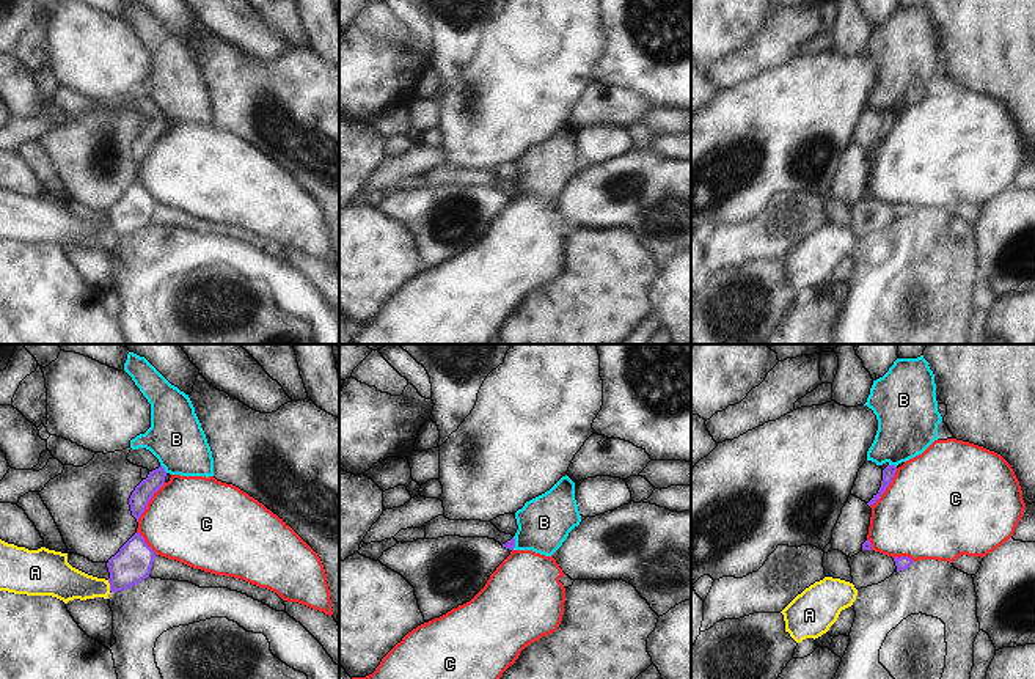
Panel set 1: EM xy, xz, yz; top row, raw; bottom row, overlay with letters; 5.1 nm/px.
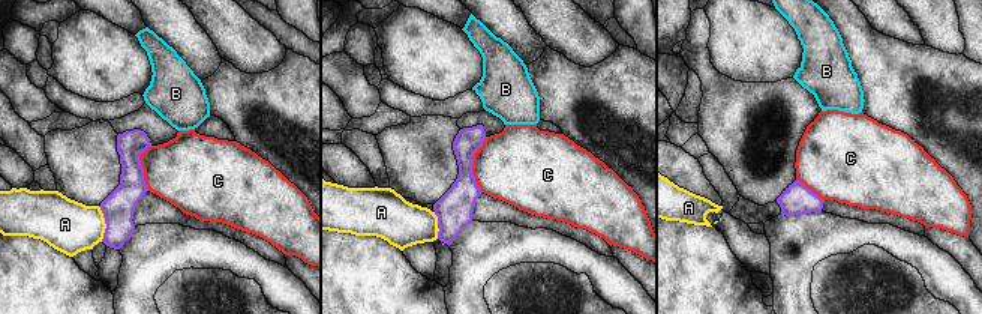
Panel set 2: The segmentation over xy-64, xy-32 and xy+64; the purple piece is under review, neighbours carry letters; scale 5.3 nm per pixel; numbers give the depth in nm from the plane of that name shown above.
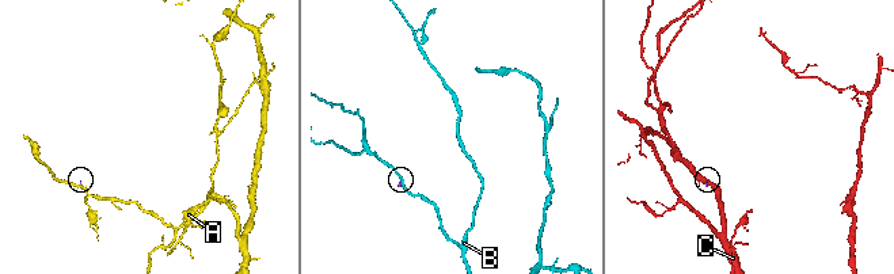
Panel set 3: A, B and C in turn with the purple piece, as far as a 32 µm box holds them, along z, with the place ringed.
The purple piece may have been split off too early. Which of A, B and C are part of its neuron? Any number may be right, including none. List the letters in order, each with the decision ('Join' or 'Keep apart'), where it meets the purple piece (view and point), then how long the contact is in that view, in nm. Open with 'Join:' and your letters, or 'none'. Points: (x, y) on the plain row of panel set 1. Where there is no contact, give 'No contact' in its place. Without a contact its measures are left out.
Join: none
A: Keep apart. Touches purple at xy (110, 233). Shared border 60 nm
B: Keep apart. Touches purple at xy (164, 117). Shared border 60 nm
C: Keep apart. Touches purple at yz (888, 134). Shared border 240 nm.

